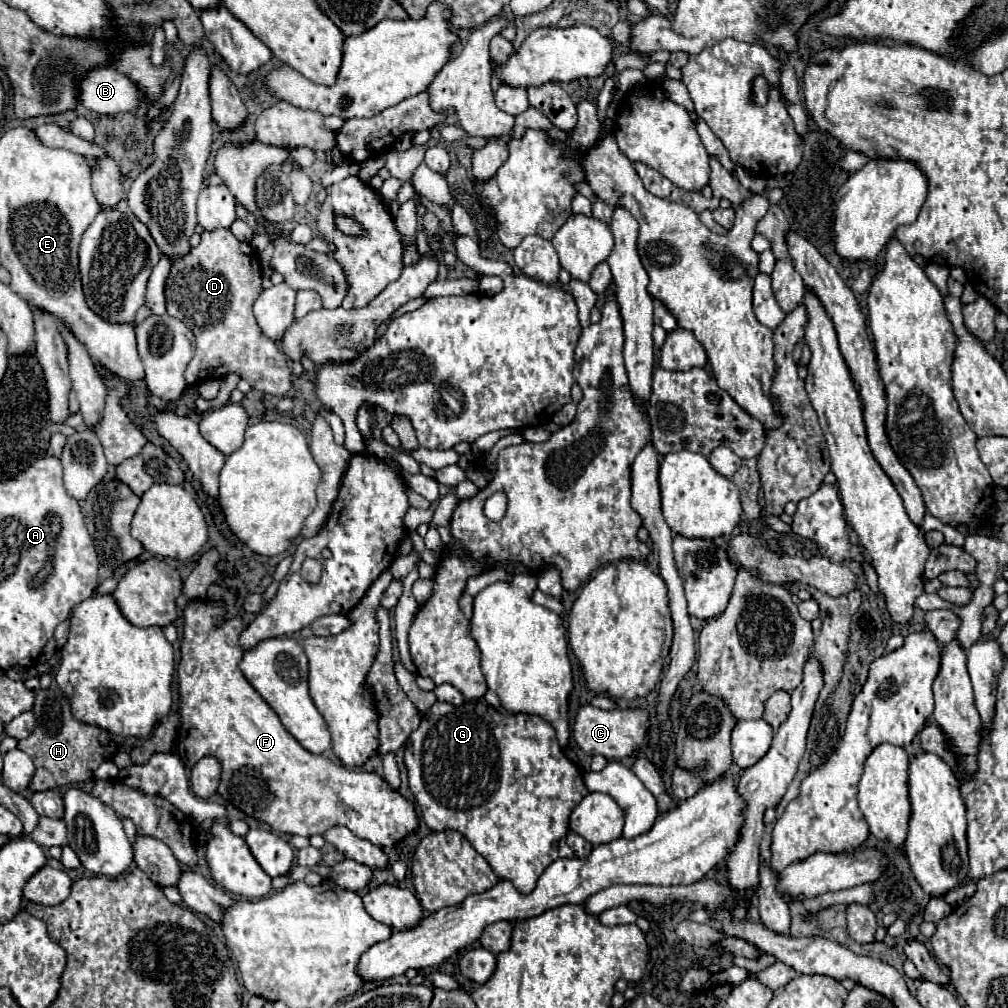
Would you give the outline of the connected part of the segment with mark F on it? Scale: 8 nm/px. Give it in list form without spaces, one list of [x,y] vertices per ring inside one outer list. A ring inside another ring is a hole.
[[[193,600],[185,608],[185,632],[181,642],[181,662],[177,668],[181,728],[173,746],[173,752],[181,756],[181,762],[187,768],[193,768],[203,756],[221,760],[221,782],[217,786],[217,794],[247,816],[259,820],[261,824],[267,824],[279,834],[299,834],[311,838],[315,834],[325,834],[333,826],[345,826],[357,838],[369,840],[379,848],[391,848],[401,838],[411,834],[419,824],[415,806],[399,792],[393,792],[381,776],[373,772],[351,770],[333,764],[321,754],[311,754],[283,728],[279,716],[255,692],[255,688],[239,670],[239,662],[243,658],[243,648],[239,644],[241,630],[241,618],[233,618],[227,622],[223,620],[221,604]]]

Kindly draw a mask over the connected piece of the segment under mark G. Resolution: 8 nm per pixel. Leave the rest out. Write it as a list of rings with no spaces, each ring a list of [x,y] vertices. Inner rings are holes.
[[[481,700],[461,706],[435,702],[407,740],[405,766],[425,824],[433,832],[461,832],[487,860],[495,876],[509,880],[521,894],[533,892],[541,872],[553,860],[575,856],[565,842],[565,834],[569,814],[583,800],[585,784],[579,768],[563,754],[553,726],[541,716],[499,712]]]

